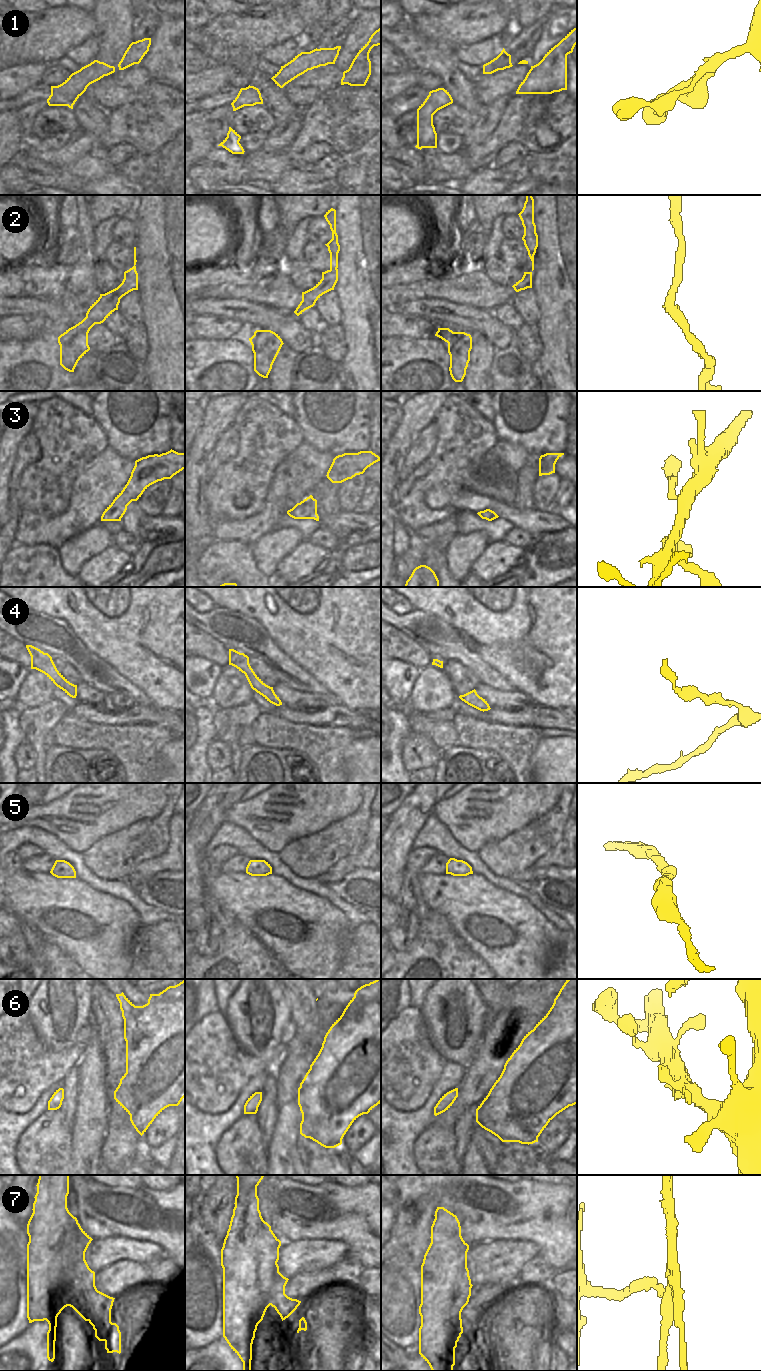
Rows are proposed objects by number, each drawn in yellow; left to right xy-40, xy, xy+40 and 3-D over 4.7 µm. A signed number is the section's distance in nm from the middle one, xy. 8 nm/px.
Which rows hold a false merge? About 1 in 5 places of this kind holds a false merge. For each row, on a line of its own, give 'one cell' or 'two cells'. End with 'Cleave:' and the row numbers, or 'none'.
1: one cell
2: one cell
3: one cell
4: one cell
5: one cell
6: one cell
7: two cells
Cleave: 7

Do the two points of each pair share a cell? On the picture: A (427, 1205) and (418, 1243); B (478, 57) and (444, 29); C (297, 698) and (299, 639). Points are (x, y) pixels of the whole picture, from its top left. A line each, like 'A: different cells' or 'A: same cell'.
A: same cell
B: different cells
C: different cells

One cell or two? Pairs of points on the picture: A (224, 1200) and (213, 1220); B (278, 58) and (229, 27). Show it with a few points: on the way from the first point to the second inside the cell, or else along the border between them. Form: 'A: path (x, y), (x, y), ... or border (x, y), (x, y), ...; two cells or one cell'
A: path (219, 1205), (216, 1215); one cell
B: border (286, 39), (266, 48), (259, 56); two cells

